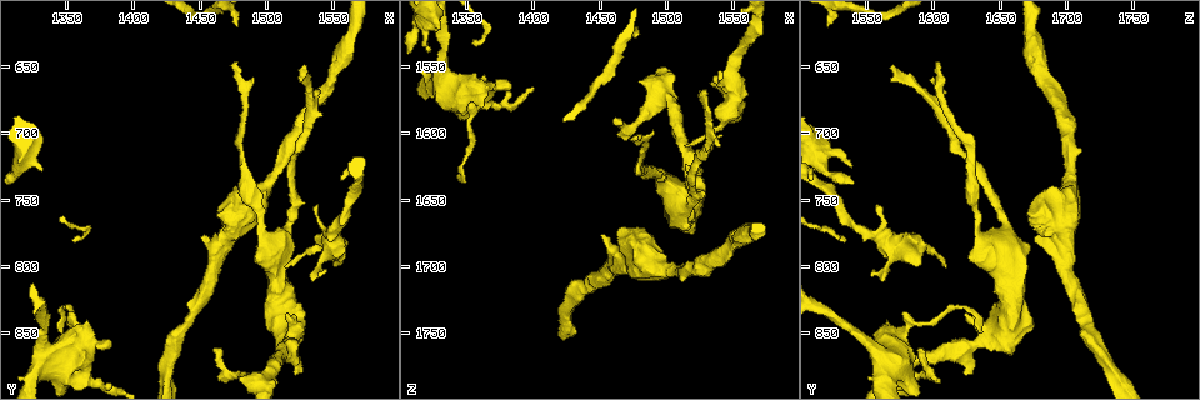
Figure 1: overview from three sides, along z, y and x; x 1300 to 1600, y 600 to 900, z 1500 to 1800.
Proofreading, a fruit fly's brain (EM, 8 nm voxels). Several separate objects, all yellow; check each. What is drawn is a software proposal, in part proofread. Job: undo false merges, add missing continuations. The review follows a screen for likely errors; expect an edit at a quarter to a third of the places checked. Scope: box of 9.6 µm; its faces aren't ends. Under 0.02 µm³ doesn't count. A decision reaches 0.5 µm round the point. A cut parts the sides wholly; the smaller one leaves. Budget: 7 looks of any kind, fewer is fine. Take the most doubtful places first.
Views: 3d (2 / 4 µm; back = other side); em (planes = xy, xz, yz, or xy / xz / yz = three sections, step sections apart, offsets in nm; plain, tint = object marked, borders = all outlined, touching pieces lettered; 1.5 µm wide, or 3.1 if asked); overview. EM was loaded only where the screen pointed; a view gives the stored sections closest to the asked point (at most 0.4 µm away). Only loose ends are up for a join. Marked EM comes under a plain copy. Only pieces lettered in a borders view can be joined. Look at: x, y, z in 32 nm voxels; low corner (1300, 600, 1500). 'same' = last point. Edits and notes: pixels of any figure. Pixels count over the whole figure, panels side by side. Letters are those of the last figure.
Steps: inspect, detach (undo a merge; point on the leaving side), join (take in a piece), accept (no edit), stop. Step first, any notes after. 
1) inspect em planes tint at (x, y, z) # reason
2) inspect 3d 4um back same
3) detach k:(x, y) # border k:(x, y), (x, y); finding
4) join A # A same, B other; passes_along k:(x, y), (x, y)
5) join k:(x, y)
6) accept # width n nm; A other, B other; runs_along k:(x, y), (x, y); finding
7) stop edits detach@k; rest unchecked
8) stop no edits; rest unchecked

inspect 3d 4um at (1352, 862, 1576) # calibre changes

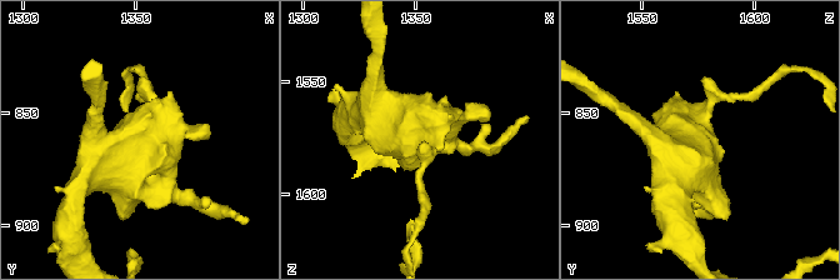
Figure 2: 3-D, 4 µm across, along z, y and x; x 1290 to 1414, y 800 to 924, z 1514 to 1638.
inspect em planes tint at (1351, 860, 1577)

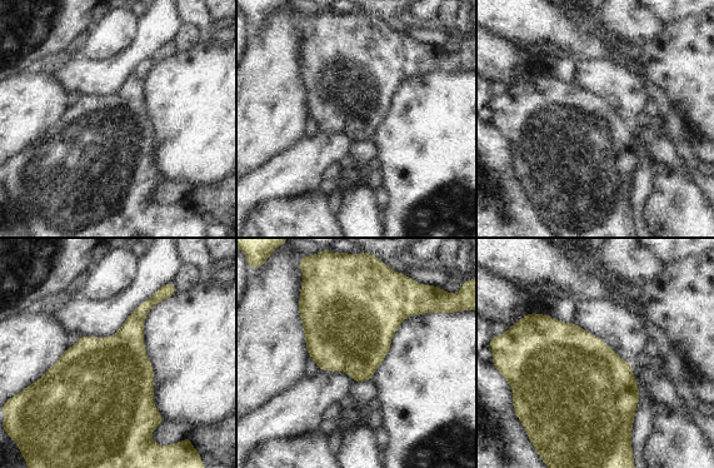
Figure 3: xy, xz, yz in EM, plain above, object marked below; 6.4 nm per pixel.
inspect em planes borders same

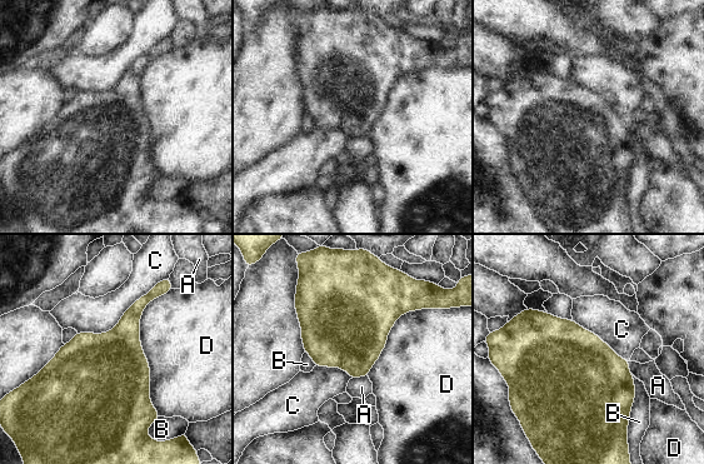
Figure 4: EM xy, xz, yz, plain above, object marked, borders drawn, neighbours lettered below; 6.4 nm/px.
accept # A other, B other, C other, D other; border 4:(159, 280), (111, 329), (78, 333); continuous, no second cell

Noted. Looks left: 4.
inspect 3d 4um at (1514, 786, 1672) # an open end

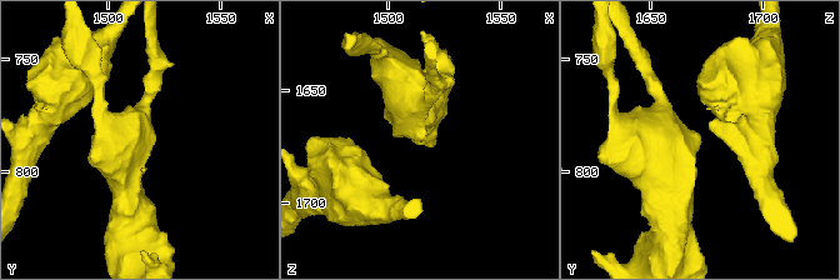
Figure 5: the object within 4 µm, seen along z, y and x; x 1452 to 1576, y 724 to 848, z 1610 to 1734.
inspect em planes borders at (1515, 788, 1671)

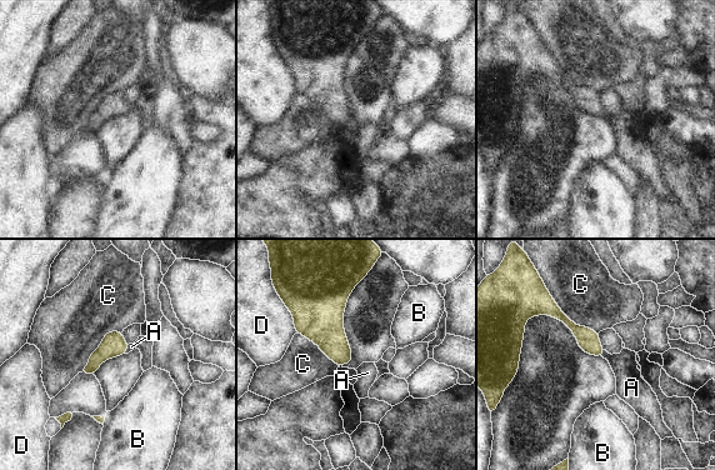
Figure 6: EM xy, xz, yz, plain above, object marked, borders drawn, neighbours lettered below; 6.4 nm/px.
join A # longest_contact C 440 nm; A same, B other, C other, D other; the cell continues

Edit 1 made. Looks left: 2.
stop edits join@6; rest unchecked

